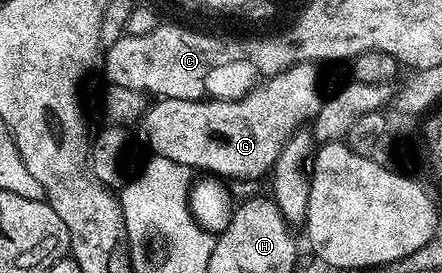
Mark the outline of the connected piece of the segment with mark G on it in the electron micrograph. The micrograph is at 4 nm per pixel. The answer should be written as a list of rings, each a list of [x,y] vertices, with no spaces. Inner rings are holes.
[[[300,62],[256,83],[241,98],[208,98],[198,102],[162,98],[149,105],[142,119],[144,138],[159,157],[174,160],[196,172],[228,178],[260,178],[271,171],[278,160],[278,152],[301,129],[303,122],[311,123],[320,111],[322,93],[316,79],[317,67],[311,62]]]

